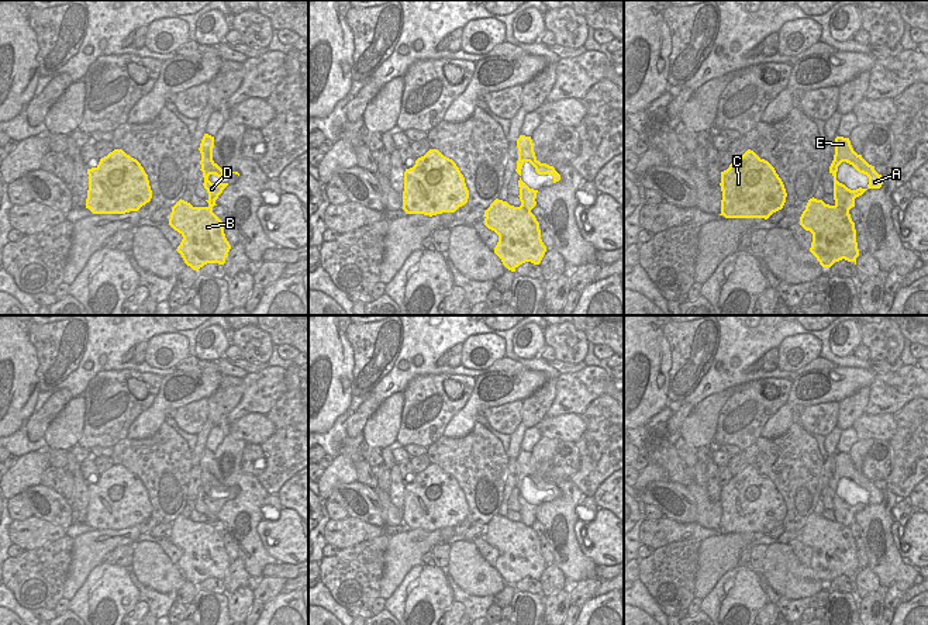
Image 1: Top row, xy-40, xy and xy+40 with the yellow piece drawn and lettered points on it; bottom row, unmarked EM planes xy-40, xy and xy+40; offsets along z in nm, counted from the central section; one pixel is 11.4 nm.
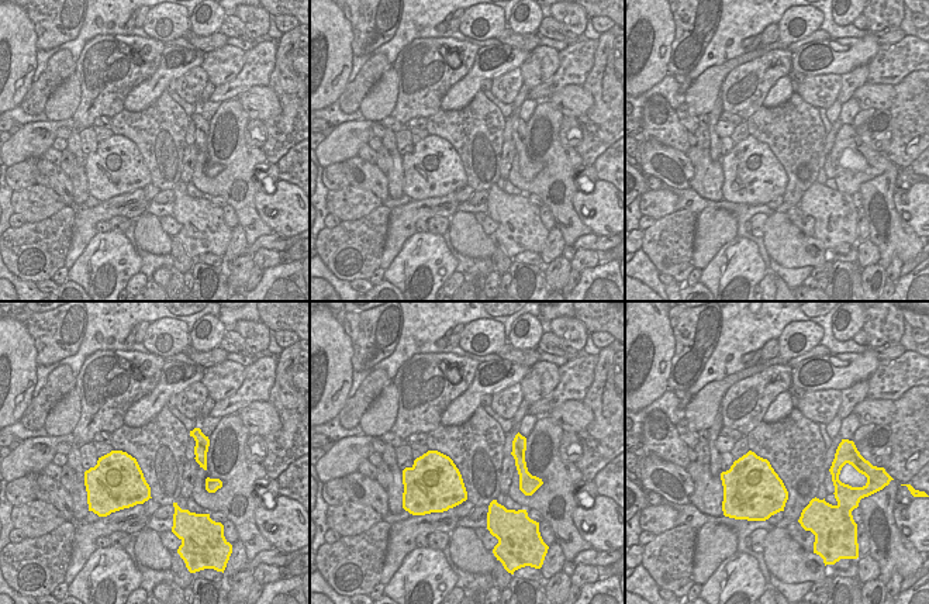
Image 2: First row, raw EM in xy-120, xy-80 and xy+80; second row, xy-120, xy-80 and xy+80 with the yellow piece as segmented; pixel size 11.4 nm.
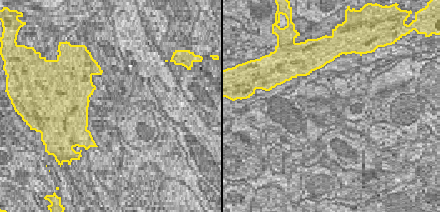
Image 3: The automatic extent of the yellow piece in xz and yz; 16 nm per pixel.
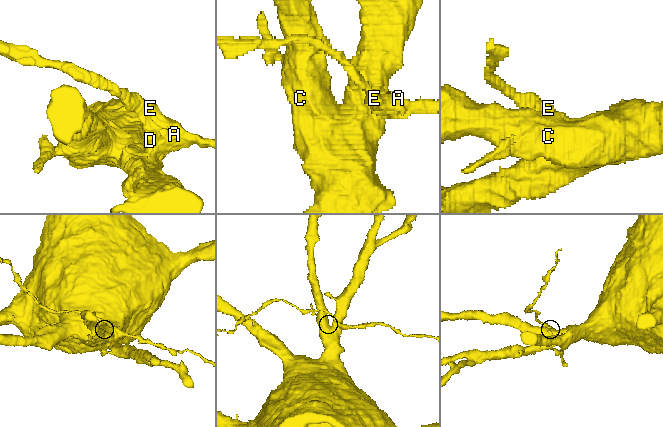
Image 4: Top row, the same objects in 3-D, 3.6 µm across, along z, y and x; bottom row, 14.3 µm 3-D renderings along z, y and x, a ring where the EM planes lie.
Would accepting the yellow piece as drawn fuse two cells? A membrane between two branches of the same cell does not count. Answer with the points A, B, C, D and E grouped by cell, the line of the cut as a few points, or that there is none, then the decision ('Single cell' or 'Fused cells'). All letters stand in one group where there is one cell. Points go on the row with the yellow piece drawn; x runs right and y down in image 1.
Groups: A B C D E. No split. Single cell.

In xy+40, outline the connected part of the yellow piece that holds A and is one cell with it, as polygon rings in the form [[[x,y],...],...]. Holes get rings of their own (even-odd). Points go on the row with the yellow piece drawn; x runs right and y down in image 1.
[[[835,138],[835,155],[829,166],[834,176],[834,200],[835,204],[825,204],[822,200],[810,198],[805,210],[800,217],[800,225],[813,234],[810,252],[817,258],[822,267],[831,267],[842,259],[853,262],[859,256],[855,222],[849,210],[855,207],[855,198],[862,196],[867,189],[880,189],[883,177],[869,165],[862,155],[858,155],[849,138]],[[846,162],[859,173],[869,177],[866,189],[851,190],[836,180],[838,166]]]

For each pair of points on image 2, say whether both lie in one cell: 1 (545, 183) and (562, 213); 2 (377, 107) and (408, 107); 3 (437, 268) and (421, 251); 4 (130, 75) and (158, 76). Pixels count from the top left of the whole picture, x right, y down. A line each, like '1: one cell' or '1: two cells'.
1: one cell
2: two cells
3: one cell
4: two cells

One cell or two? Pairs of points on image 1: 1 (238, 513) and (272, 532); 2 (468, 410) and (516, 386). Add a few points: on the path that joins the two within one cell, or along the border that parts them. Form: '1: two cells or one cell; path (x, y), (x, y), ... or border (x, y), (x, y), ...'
1: two cells; border (259, 520), (256, 534), (262, 546), (271, 555)
2: one cell; path (480, 403), (496, 401), (504, 396)

